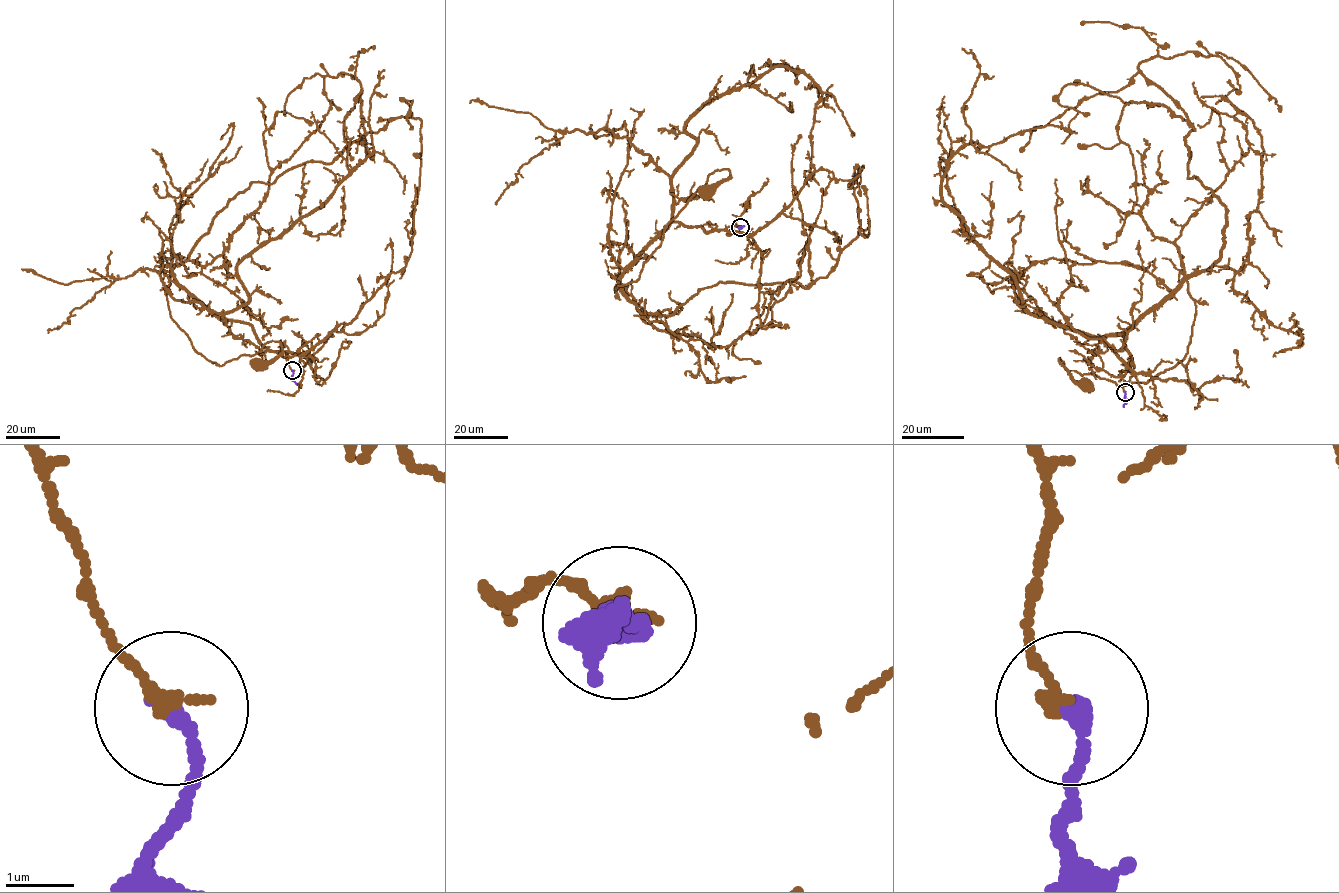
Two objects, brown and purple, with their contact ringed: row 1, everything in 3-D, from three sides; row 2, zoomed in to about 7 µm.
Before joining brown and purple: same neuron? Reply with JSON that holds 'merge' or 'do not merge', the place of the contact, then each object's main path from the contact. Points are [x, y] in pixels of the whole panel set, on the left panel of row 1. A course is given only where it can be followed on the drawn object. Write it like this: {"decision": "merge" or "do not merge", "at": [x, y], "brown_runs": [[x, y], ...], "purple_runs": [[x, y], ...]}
{"decision": "do not merge", "at": [292, 370], "brown_runs": [[292, 371], [171, 272], [171, 318], [194, 348], [223, 365], [278, 341], [282, 351], [257, 365]], "purple_runs": [[292, 371], [291, 379], [296, 384]]}

